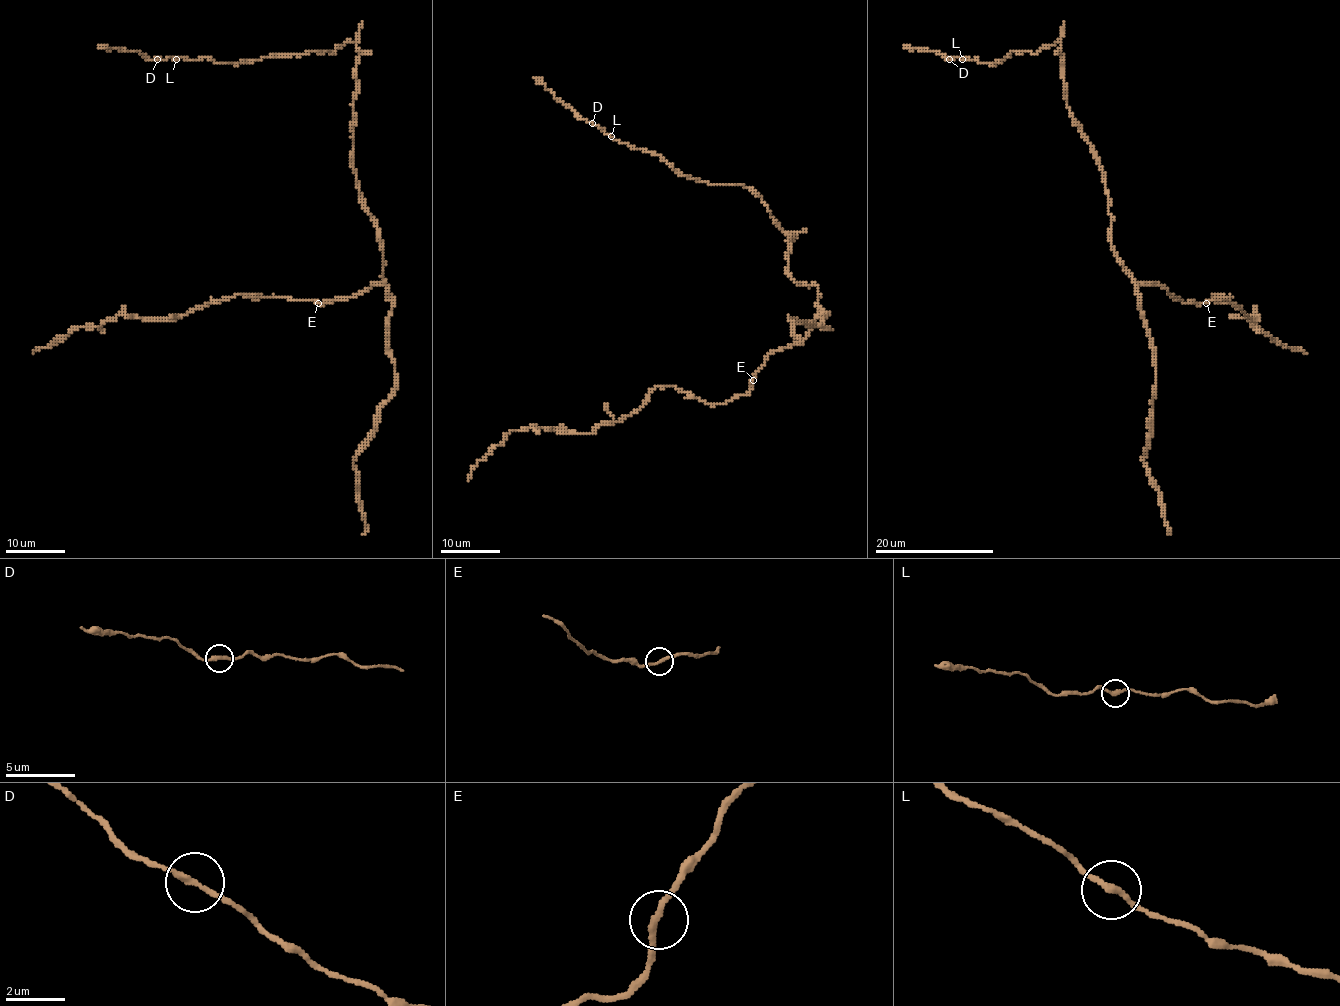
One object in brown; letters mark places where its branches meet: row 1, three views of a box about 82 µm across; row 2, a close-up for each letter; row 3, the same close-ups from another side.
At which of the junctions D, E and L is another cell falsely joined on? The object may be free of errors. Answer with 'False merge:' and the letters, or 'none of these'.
False merge: none of these

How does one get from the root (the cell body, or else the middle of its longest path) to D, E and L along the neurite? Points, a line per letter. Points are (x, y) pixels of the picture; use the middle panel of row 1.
D: (813, 284), (789, 276), (793, 234), (779, 227), (752, 190), (679, 175), (659, 156), (616, 141), (592, 123)
E: (813, 284), (817, 287), (819, 310), (814, 326), (801, 341), (774, 350), (753, 379)
L: (813, 284), (789, 276), (793, 234), (779, 227), (752, 190), (687, 178), (659, 156), (611, 136)

